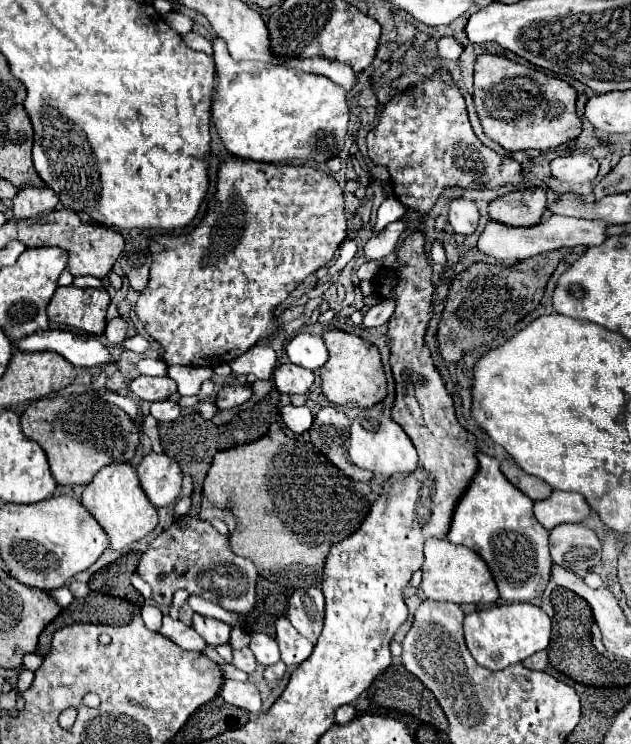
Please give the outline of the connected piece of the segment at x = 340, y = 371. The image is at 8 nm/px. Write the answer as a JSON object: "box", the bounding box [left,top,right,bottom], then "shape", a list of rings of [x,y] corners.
{"box":[319,330,387,408],"shape":[[[325,330],[323,332],[325,346],[329,350],[327,364],[319,370],[321,372],[321,388],[329,402],[339,406],[353,408],[373,408],[375,404],[383,402],[387,396],[387,378],[381,364],[381,354],[375,344],[341,330]]]}

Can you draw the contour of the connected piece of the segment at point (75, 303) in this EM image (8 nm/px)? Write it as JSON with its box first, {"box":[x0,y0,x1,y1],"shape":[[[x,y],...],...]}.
{"box":[47,286,111,334],"shape":[[[59,286],[47,314],[51,322],[81,328],[89,334],[103,334],[109,302],[111,296],[107,290]]]}

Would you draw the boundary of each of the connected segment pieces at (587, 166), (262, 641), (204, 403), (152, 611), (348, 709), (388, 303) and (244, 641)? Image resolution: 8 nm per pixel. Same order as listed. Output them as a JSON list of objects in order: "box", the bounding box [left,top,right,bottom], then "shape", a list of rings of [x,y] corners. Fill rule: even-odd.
[{"box":[551,154,599,182],"shape":[[[589,154],[557,156],[551,160],[551,174],[561,182],[593,182],[599,172],[599,162]]]},{"box":[249,632,281,666],"shape":[[[263,632],[253,634],[249,648],[253,650],[257,662],[263,664],[263,666],[271,666],[271,664],[275,664],[275,662],[281,660],[279,644],[277,644],[277,640],[271,638],[269,634],[263,634]]]},{"box":[197,400,219,420],"shape":[[[201,400],[201,402],[197,404],[197,412],[199,412],[205,420],[213,420],[213,416],[219,412],[219,408],[215,406],[213,400]]]},{"box":[141,604,163,630],"shape":[[[145,604],[143,608],[141,608],[141,616],[143,616],[143,620],[145,620],[145,624],[147,624],[147,628],[149,630],[159,630],[161,628],[161,618],[163,618],[163,610],[159,608],[159,606],[155,606],[155,604]]]},{"box":[335,704,357,724],"shape":[[[351,704],[339,706],[339,708],[337,708],[337,712],[335,712],[335,722],[337,722],[337,724],[347,724],[349,720],[353,720],[353,718],[355,718],[355,714],[357,714],[355,706],[351,706]]]},{"box":[363,300,395,328],"shape":[[[381,300],[379,304],[371,306],[371,308],[365,312],[365,316],[363,316],[363,326],[367,326],[367,328],[383,326],[385,322],[389,322],[393,310],[395,310],[395,302],[393,302],[393,300]]]},{"box":[229,628,249,648],"shape":[[[235,628],[231,632],[231,642],[229,642],[233,648],[245,648],[249,644],[249,634],[245,634],[241,628]]]}]

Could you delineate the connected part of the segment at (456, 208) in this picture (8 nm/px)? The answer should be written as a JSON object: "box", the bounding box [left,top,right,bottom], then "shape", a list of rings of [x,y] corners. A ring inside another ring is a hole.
{"box":[449,198,481,236],"shape":[[[453,198],[449,202],[449,224],[453,226],[453,230],[457,234],[463,234],[463,236],[473,234],[477,230],[479,218],[481,218],[481,214],[471,200]]]}

